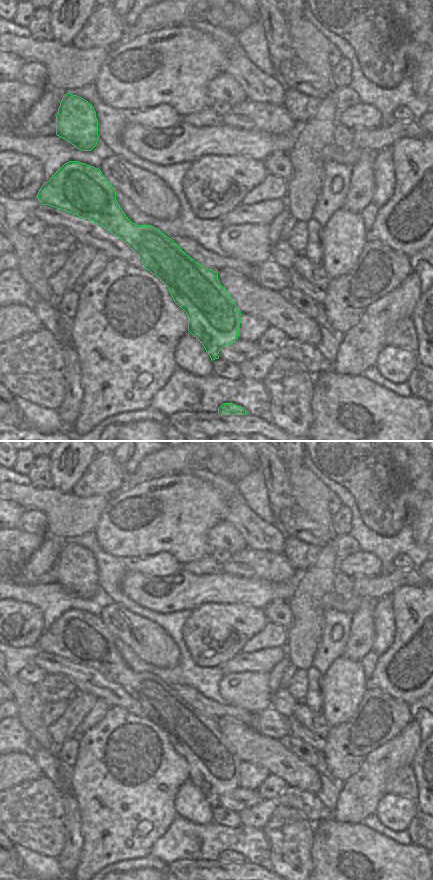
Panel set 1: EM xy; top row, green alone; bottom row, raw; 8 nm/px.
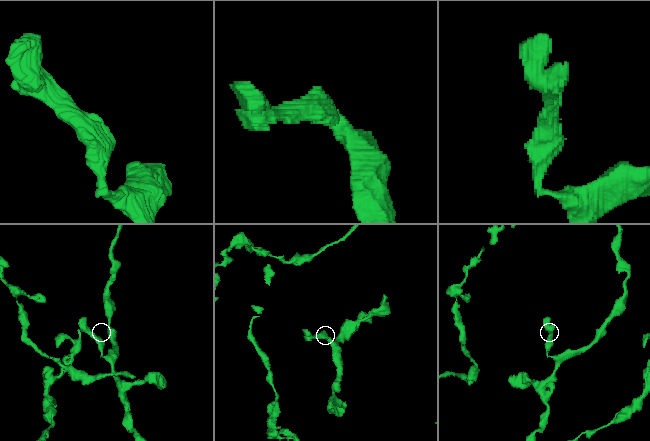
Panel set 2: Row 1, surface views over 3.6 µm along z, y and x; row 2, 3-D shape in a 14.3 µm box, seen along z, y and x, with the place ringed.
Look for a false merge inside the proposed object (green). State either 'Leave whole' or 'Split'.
Leave whole

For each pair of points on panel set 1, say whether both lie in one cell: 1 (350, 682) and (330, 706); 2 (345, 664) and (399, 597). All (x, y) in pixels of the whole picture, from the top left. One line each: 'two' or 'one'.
1: one
2: two

